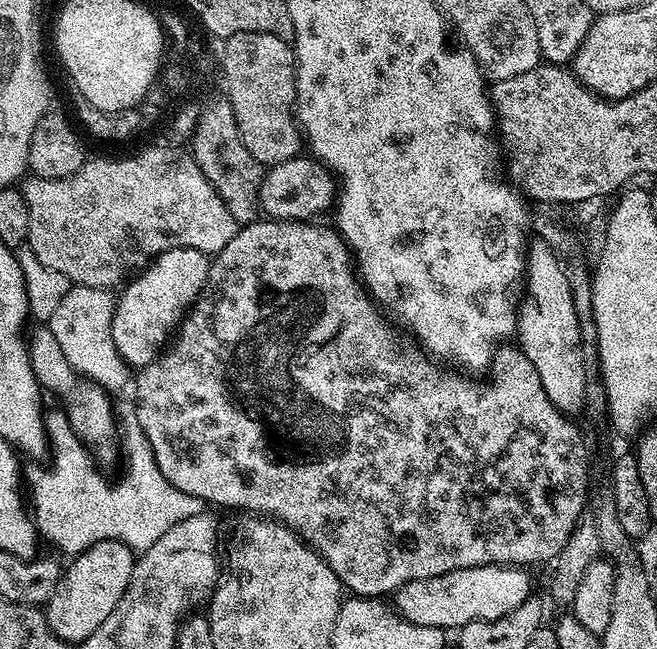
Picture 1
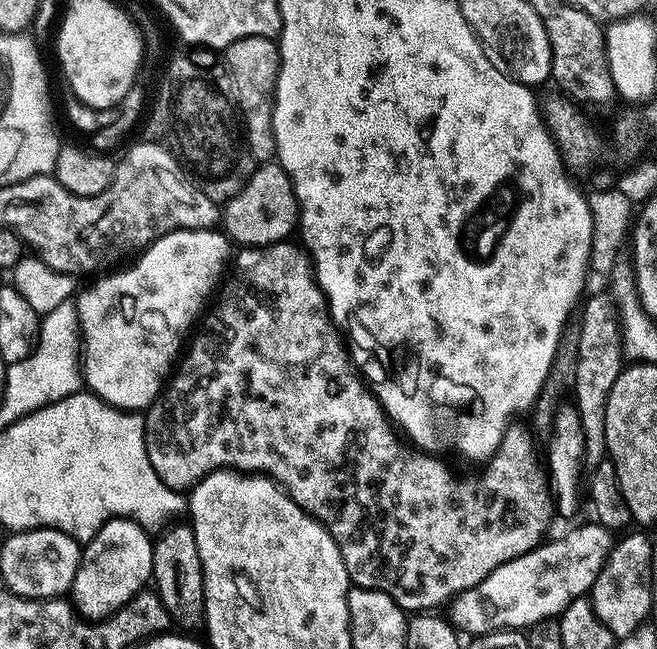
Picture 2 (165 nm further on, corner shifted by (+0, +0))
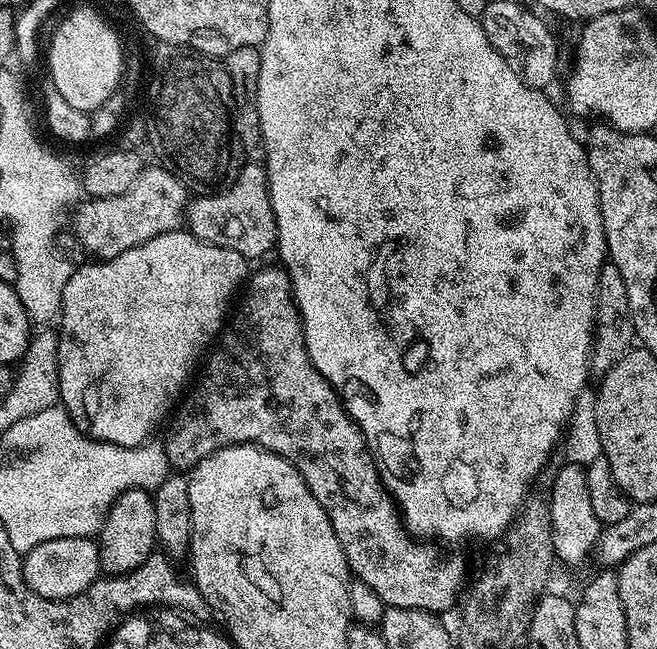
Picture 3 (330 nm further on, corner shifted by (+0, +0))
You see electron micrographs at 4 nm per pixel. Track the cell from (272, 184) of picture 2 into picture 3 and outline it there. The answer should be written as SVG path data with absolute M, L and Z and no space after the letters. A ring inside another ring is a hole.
M247 161L237 171L236 179L231 181L226 190L208 196L196 197L189 201L185 211L185 223L192 235L208 244L220 245L223 248L236 250L244 259L254 260L270 252L276 242L276 219L270 206L267 169L259 162Z

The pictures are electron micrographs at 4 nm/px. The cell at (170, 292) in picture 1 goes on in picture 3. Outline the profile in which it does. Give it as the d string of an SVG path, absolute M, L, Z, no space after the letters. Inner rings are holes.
M188 230L167 232L161 236L156 236L153 240L147 240L144 244L134 246L122 254L118 254L113 260L92 263L96 264L84 264L81 268L77 267L73 271L71 278L66 282L66 290L62 294L60 315L58 317L60 330L58 329L56 337L57 378L60 383L59 403L68 411L68 417L72 419L74 426L78 426L80 432L86 433L92 439L110 442L114 446L126 446L127 448L138 446L145 443L155 433L152 431L164 419L167 421L173 411L172 352L180 360L198 359L197 361L199 361L213 347L214 341L221 335L222 329L225 327L226 317L229 315L230 305L233 303L234 297L241 291L242 285L250 275L250 267L248 268L250 264L242 254L238 254L238 251L226 249L220 245L208 244L206 241L192 235Z

